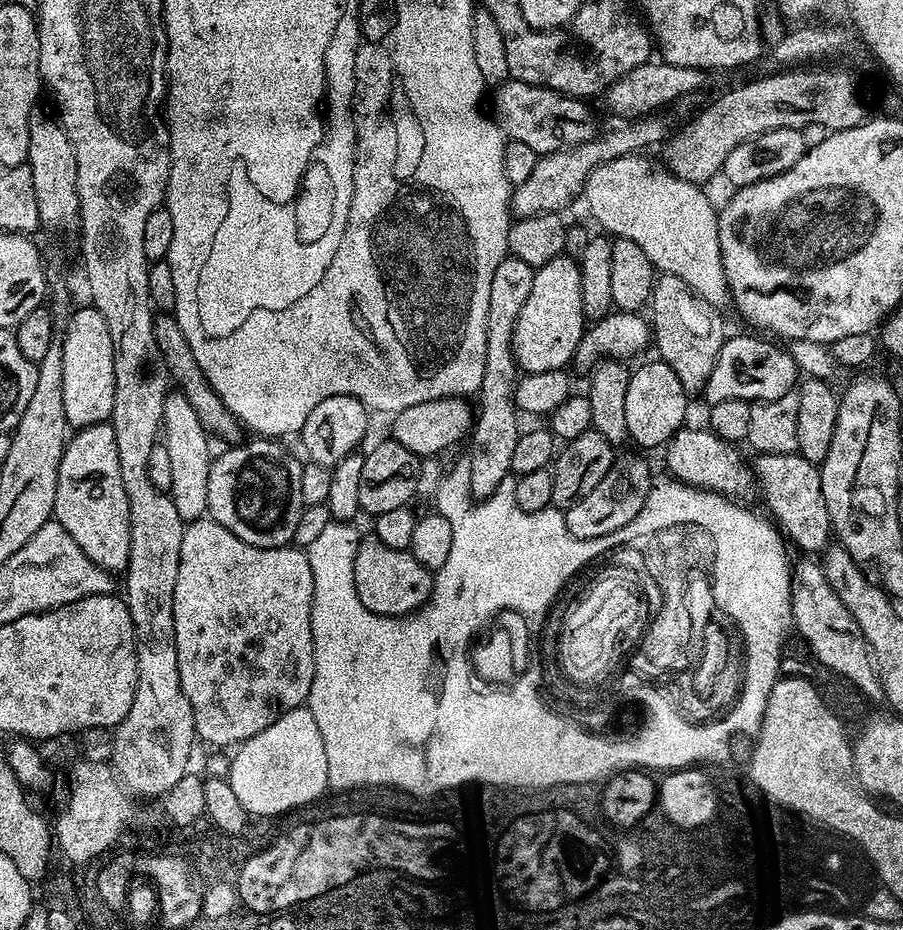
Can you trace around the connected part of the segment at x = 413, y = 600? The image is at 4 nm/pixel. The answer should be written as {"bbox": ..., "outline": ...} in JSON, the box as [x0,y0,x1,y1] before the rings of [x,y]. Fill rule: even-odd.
{"bbox":[354,534,434,616],"outline":[[[368,534],[361,539],[360,544],[357,546],[357,556],[354,558],[354,590],[358,594],[358,598],[362,598],[362,606],[366,606],[366,610],[370,610],[379,616],[411,616],[424,604],[429,603],[432,598],[432,585],[434,583],[433,573],[426,566],[422,566],[422,562],[418,562],[418,558],[414,558],[411,552],[401,550],[399,548],[391,548],[383,544],[380,539],[374,534]]]}

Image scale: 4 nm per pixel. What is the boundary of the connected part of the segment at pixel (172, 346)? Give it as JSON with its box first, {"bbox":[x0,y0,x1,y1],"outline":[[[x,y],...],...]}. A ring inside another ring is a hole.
{"bbox":[153,314,242,442],"outline":[[[156,314],[153,315],[154,342],[158,342],[158,354],[162,354],[162,362],[166,366],[171,383],[183,394],[190,406],[198,413],[199,421],[205,429],[216,435],[228,439],[228,442],[237,441],[242,433],[242,426],[238,419],[225,406],[216,391],[210,386],[206,374],[194,362],[194,354],[190,350],[190,342],[186,342],[186,334],[182,334],[182,326],[178,326],[175,315]]]}

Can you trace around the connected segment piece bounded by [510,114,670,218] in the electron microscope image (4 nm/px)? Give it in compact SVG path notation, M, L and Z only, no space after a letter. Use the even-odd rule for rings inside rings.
M653 114L651 116L642 116L638 120L630 120L627 122L617 123L617 128L612 128L609 132L601 131L594 140L587 140L581 144L575 144L569 148L563 148L557 152L552 152L549 156L541 156L537 159L534 166L534 174L530 174L530 178L526 178L526 182L515 185L510 192L510 212L513 217L537 216L538 214L546 214L554 212L563 213L563 208L571 206L575 200L583 193L584 183L590 178L590 174L597 168L599 164L612 162L614 158L622 158L623 156L635 156L637 154L647 153L647 148L663 145L669 139L668 124L663 120L663 115Z

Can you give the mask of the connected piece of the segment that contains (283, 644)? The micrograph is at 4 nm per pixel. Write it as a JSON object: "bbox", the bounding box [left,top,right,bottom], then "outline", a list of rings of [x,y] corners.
{"bbox":[174,518,314,750],"outline":[[[201,518],[193,520],[185,527],[182,534],[182,554],[178,558],[178,582],[174,586],[174,642],[178,646],[178,674],[182,678],[182,690],[186,694],[186,698],[190,698],[190,710],[194,710],[194,726],[196,727],[197,737],[201,741],[212,744],[213,749],[228,750],[233,746],[239,746],[245,740],[254,738],[254,734],[258,734],[262,730],[266,730],[266,726],[270,726],[280,716],[281,712],[288,712],[291,708],[301,707],[307,701],[310,694],[310,682],[314,682],[314,642],[312,641],[312,599],[314,598],[314,574],[310,574],[310,562],[305,549],[297,546],[285,546],[282,548],[259,548],[258,546],[250,546],[250,542],[242,542],[242,538],[238,538],[234,534],[230,534],[230,530],[226,530],[226,526],[222,526],[211,518]]]}

